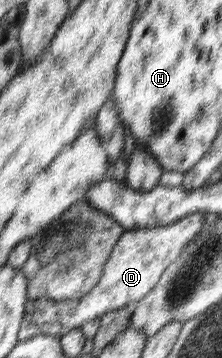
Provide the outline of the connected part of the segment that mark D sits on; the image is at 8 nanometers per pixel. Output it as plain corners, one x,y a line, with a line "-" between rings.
196,212
171,222
169,225
126,230
117,240
104,265
97,285
79,299
53,301
48,297
28,300
18,341
28,340
39,334
61,337
77,329
87,320
95,320
106,311
121,309
129,303
137,303
155,287
165,268
169,267
188,243
199,235
204,223
203,212

